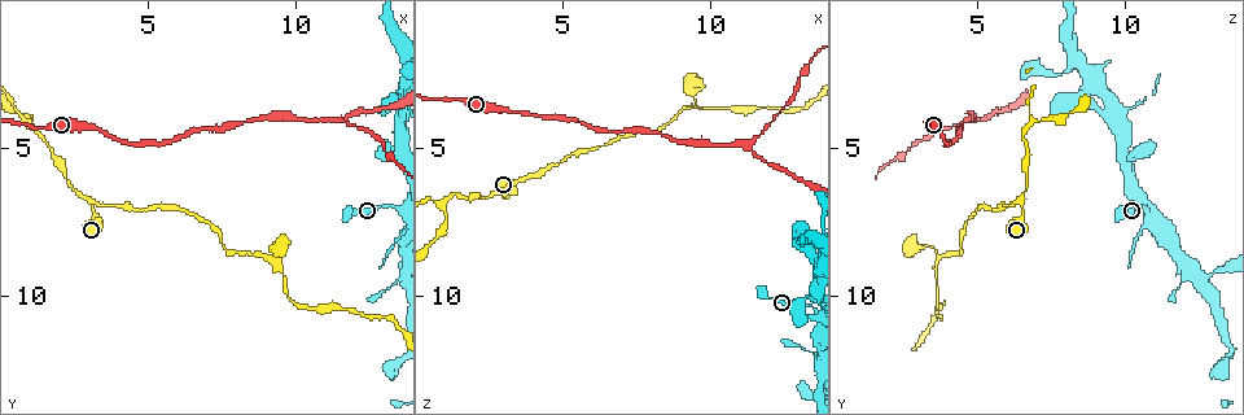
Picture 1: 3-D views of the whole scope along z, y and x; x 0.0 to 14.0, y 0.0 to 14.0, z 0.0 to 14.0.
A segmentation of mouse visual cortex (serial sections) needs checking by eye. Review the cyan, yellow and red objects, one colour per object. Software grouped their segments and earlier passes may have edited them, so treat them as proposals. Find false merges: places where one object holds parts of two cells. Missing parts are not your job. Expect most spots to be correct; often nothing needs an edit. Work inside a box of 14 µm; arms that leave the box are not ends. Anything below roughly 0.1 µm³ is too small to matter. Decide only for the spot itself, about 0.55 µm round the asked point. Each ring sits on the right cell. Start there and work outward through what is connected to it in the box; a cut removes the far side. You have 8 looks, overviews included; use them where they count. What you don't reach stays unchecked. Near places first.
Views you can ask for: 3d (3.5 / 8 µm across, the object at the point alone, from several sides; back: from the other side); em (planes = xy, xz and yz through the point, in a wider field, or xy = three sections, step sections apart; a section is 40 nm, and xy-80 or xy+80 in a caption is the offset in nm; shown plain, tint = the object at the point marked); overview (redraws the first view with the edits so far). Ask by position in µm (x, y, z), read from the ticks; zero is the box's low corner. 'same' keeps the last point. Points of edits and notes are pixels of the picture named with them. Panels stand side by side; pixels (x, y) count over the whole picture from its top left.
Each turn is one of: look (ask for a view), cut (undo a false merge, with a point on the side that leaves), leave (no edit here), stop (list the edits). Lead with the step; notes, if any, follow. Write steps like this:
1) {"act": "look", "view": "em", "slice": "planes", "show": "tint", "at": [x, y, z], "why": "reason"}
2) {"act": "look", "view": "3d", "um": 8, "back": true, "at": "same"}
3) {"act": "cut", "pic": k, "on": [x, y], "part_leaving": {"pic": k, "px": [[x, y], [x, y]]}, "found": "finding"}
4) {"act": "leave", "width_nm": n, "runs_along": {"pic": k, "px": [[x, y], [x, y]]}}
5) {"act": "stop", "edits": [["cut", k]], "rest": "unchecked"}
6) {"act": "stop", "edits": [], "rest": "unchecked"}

{"act": "look", "view": "3d", "um": 3.5, "at": [13.4, 6.9, 10.7]}

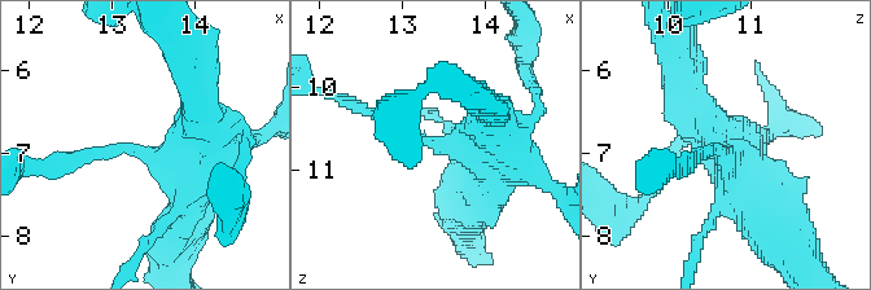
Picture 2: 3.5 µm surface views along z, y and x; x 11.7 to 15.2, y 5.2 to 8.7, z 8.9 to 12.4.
{"act": "look", "view": "em", "slice": "xy", "step": 1, "show": "tint", "at": [13.40, 7.00, 10.70], "why": "need the tissue"}

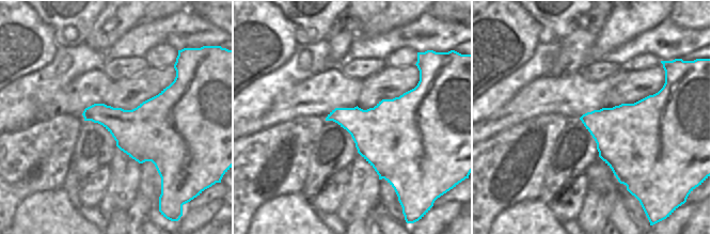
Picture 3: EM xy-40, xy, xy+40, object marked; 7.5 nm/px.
{"act": "leave", "runs_along": {"pic": 2, "px": [[357, 108], [432, 145], [468, 145], [480, 118]]}, "found": "all the same cell"}

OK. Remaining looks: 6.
{"act": "look", "view": "3d", "um": 3.5, "at": [13.1, 5.3, 10.1], "why": "a narrow waist"}

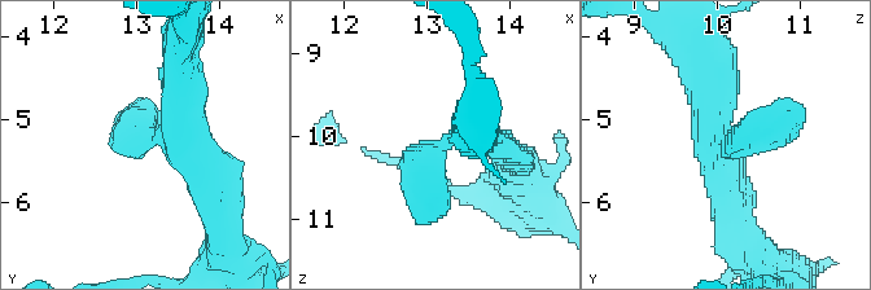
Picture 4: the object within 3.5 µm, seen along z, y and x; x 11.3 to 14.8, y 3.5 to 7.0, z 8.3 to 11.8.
{"act": "look", "view": "em", "slice": "xy", "step": 5, "show": "tint", "at": [13.15, 5.25, 10.10], "why": "now the EM"}

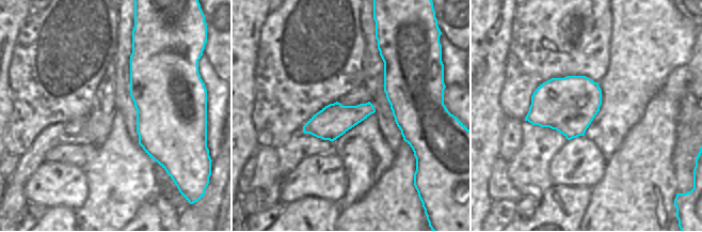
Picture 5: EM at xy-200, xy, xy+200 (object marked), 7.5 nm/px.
{"act": "leave", "runs_along": {"pic": 4, "px": [[506, 145], [445, 141], [418, 218]]}, "found": "all the same cell"}

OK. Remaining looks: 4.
{"act": "look", "view": "3d", "um": 3.5, "at": [11.3, 4.0, 4.9], "why": "a fork"}

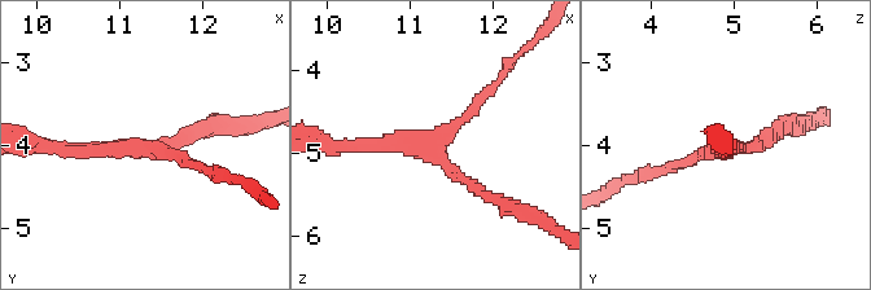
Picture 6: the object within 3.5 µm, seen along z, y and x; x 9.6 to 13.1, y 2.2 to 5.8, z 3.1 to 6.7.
{"act": "leave", "arm_widths_nm": [150, 150, 200], "runs_along": {"pic": 6, "px": [[348, 148], [436, 145], [455, 175], [495, 197]]}, "found": "one cell here"}

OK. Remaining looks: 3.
{"act": "look", "view": "3d", "um": 3.5, "back": true, "at": [2.3, 6.0, 6.6], "why": "narrows sharply"}

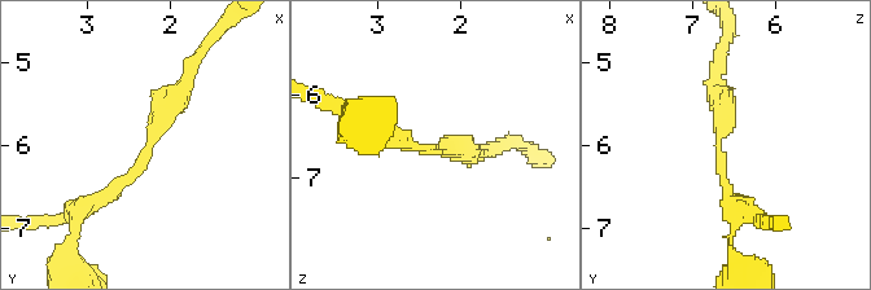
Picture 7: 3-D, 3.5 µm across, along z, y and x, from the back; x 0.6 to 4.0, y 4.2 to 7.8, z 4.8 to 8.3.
{"act": "look", "view": "em", "slice": "planes", "show": "tint", "at": [2.30, 5.95, 6.65], "why": "shape alone is not enough"}

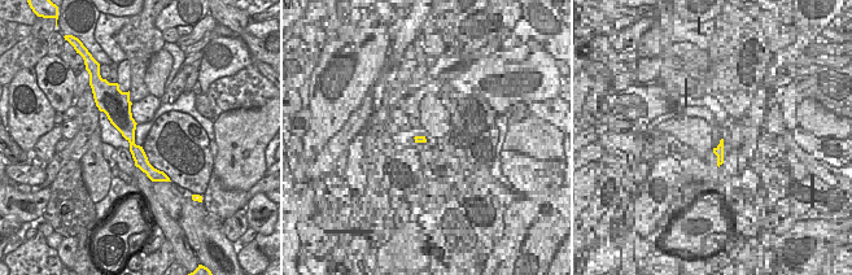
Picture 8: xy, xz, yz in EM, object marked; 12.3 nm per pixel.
{"act": "leave", "arm_widths_nm": [150, 300], "runs_along": {"pic": 8, "px": [[123, 97], [132, 145], [154, 173]]}, "found": "all the same cell"}

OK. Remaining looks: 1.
{"act": "stop", "edits": [], "rest": "unchecked"}

